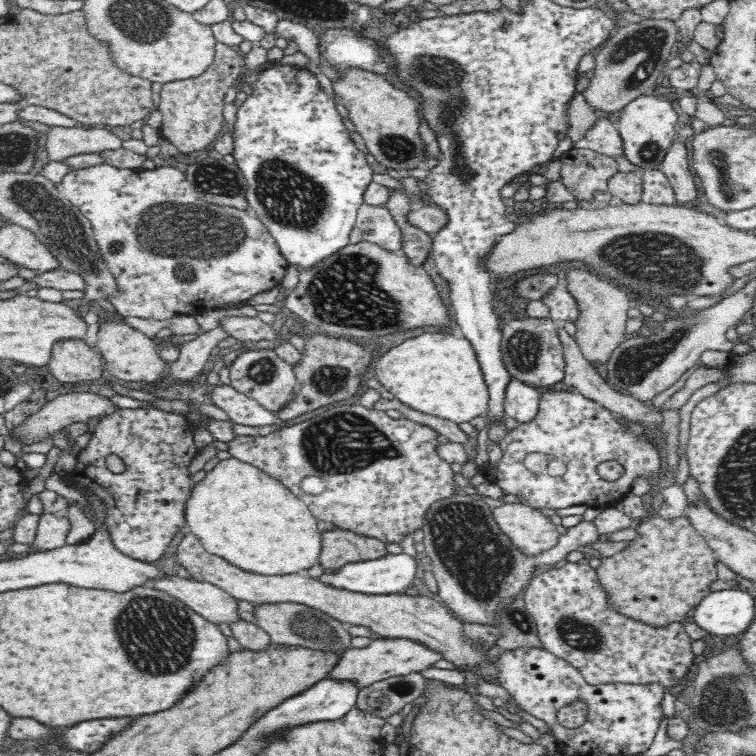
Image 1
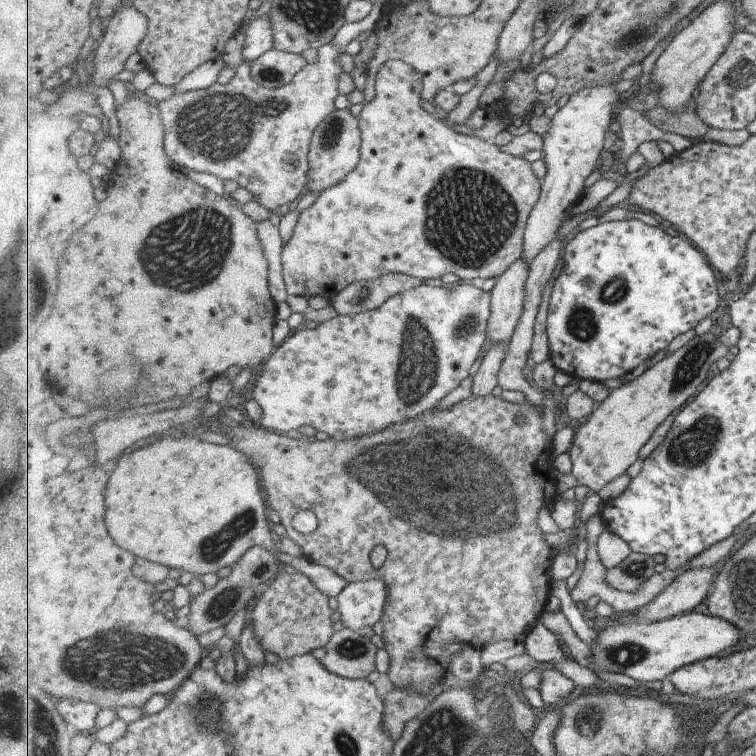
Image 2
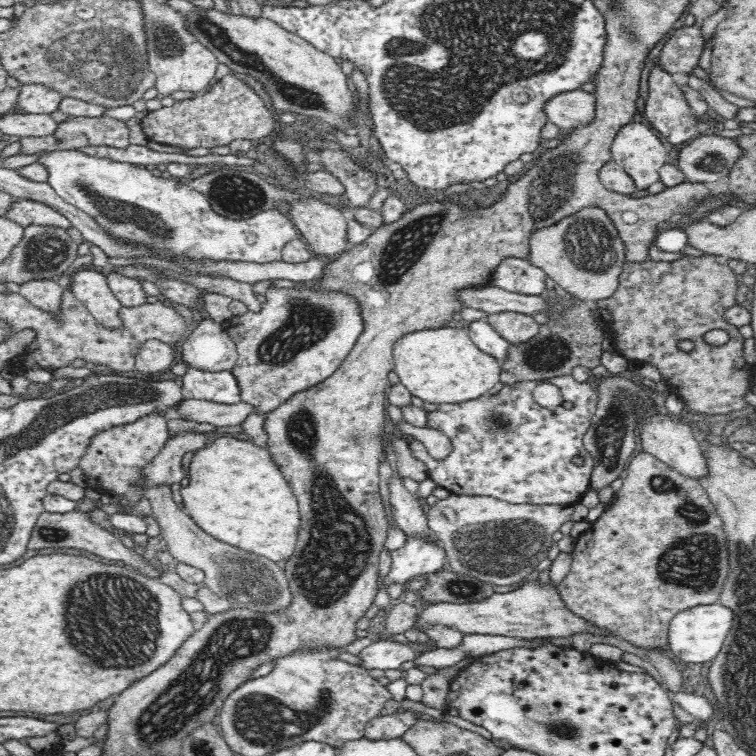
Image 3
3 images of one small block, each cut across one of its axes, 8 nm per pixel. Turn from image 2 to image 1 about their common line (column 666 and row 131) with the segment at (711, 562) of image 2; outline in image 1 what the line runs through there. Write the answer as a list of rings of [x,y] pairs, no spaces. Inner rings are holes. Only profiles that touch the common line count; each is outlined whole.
[[[576,91],[567,104],[567,120],[569,121],[568,137],[573,142],[578,142],[586,136],[598,120],[598,114],[586,104],[582,93]]]

